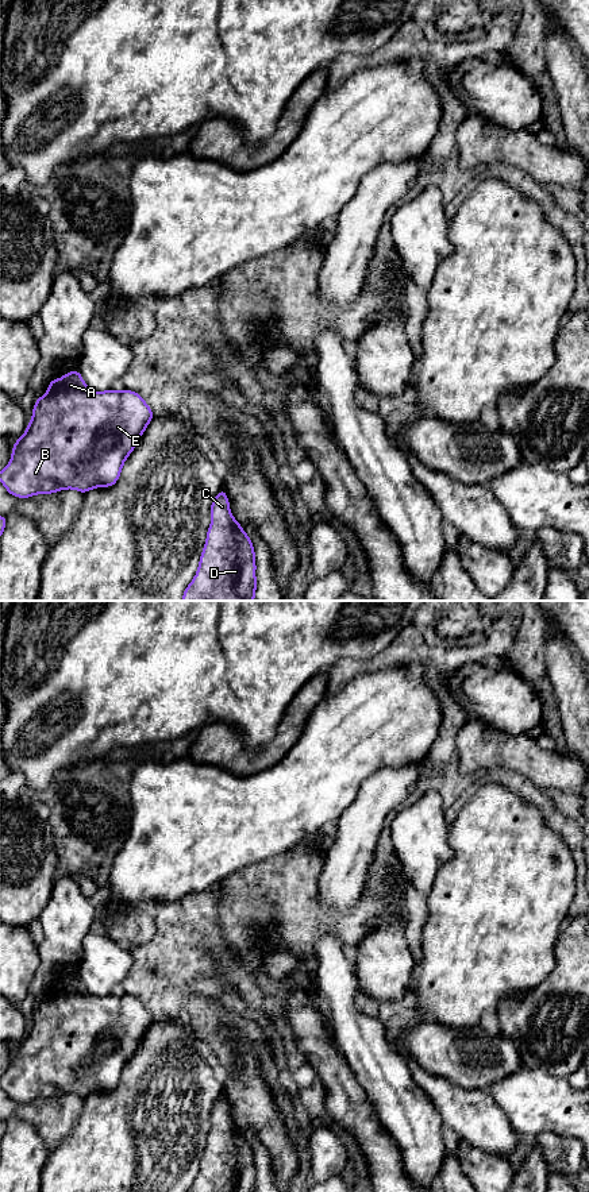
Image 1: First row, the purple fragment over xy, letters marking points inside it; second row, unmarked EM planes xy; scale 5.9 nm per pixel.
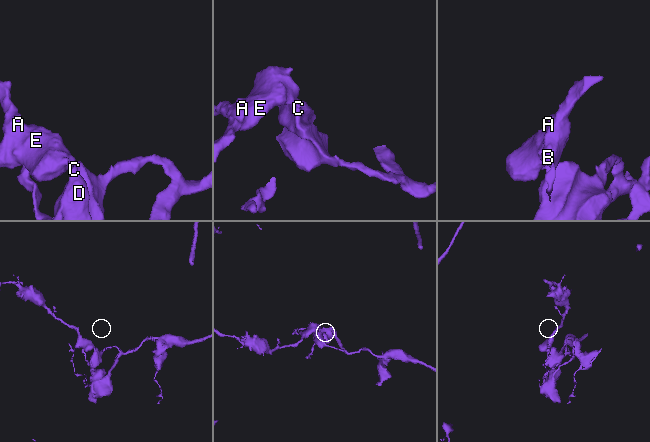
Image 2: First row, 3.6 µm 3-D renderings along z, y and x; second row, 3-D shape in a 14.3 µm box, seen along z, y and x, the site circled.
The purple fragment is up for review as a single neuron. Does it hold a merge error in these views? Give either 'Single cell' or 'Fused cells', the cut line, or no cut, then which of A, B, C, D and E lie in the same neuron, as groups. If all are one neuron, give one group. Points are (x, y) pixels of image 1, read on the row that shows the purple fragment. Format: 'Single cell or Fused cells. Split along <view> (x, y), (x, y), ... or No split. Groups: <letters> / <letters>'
Fused cells. Split along xy (224, 493), (216, 496). Groups: A B E / C D

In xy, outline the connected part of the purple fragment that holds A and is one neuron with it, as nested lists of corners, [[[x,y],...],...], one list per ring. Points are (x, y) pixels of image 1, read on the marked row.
[[[78,370],[63,374],[62,378],[51,378],[45,396],[36,398],[32,418],[24,435],[14,443],[9,463],[0,471],[0,482],[14,497],[28,498],[35,494],[51,494],[65,489],[86,493],[95,487],[113,486],[127,456],[134,451],[154,417],[153,410],[138,393],[132,390],[105,391],[91,390]]]

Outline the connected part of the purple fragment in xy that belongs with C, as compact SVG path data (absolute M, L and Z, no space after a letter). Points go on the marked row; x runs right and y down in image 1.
M226 494L213 498L211 518L199 570L185 589L182 601L254 601L254 547L232 517Z

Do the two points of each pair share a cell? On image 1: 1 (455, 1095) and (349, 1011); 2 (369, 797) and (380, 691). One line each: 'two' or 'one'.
1: two
2: two

